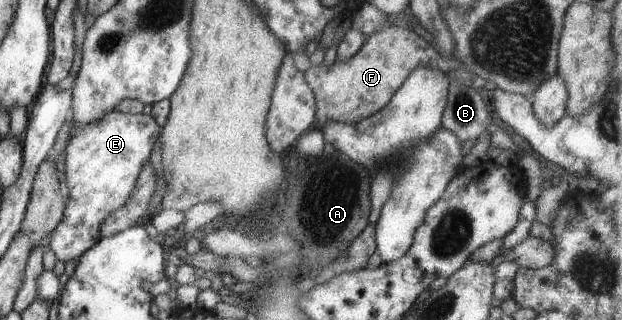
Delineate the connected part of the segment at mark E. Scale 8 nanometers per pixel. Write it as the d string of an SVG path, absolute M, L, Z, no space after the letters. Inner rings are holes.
M111 110L101 119L85 125L74 125L71 118L68 121L71 128L63 150L65 178L61 184L66 202L47 244L55 259L63 263L79 259L94 246L100 239L101 222L130 200L135 180L160 133L153 118L142 113L129 115Z

